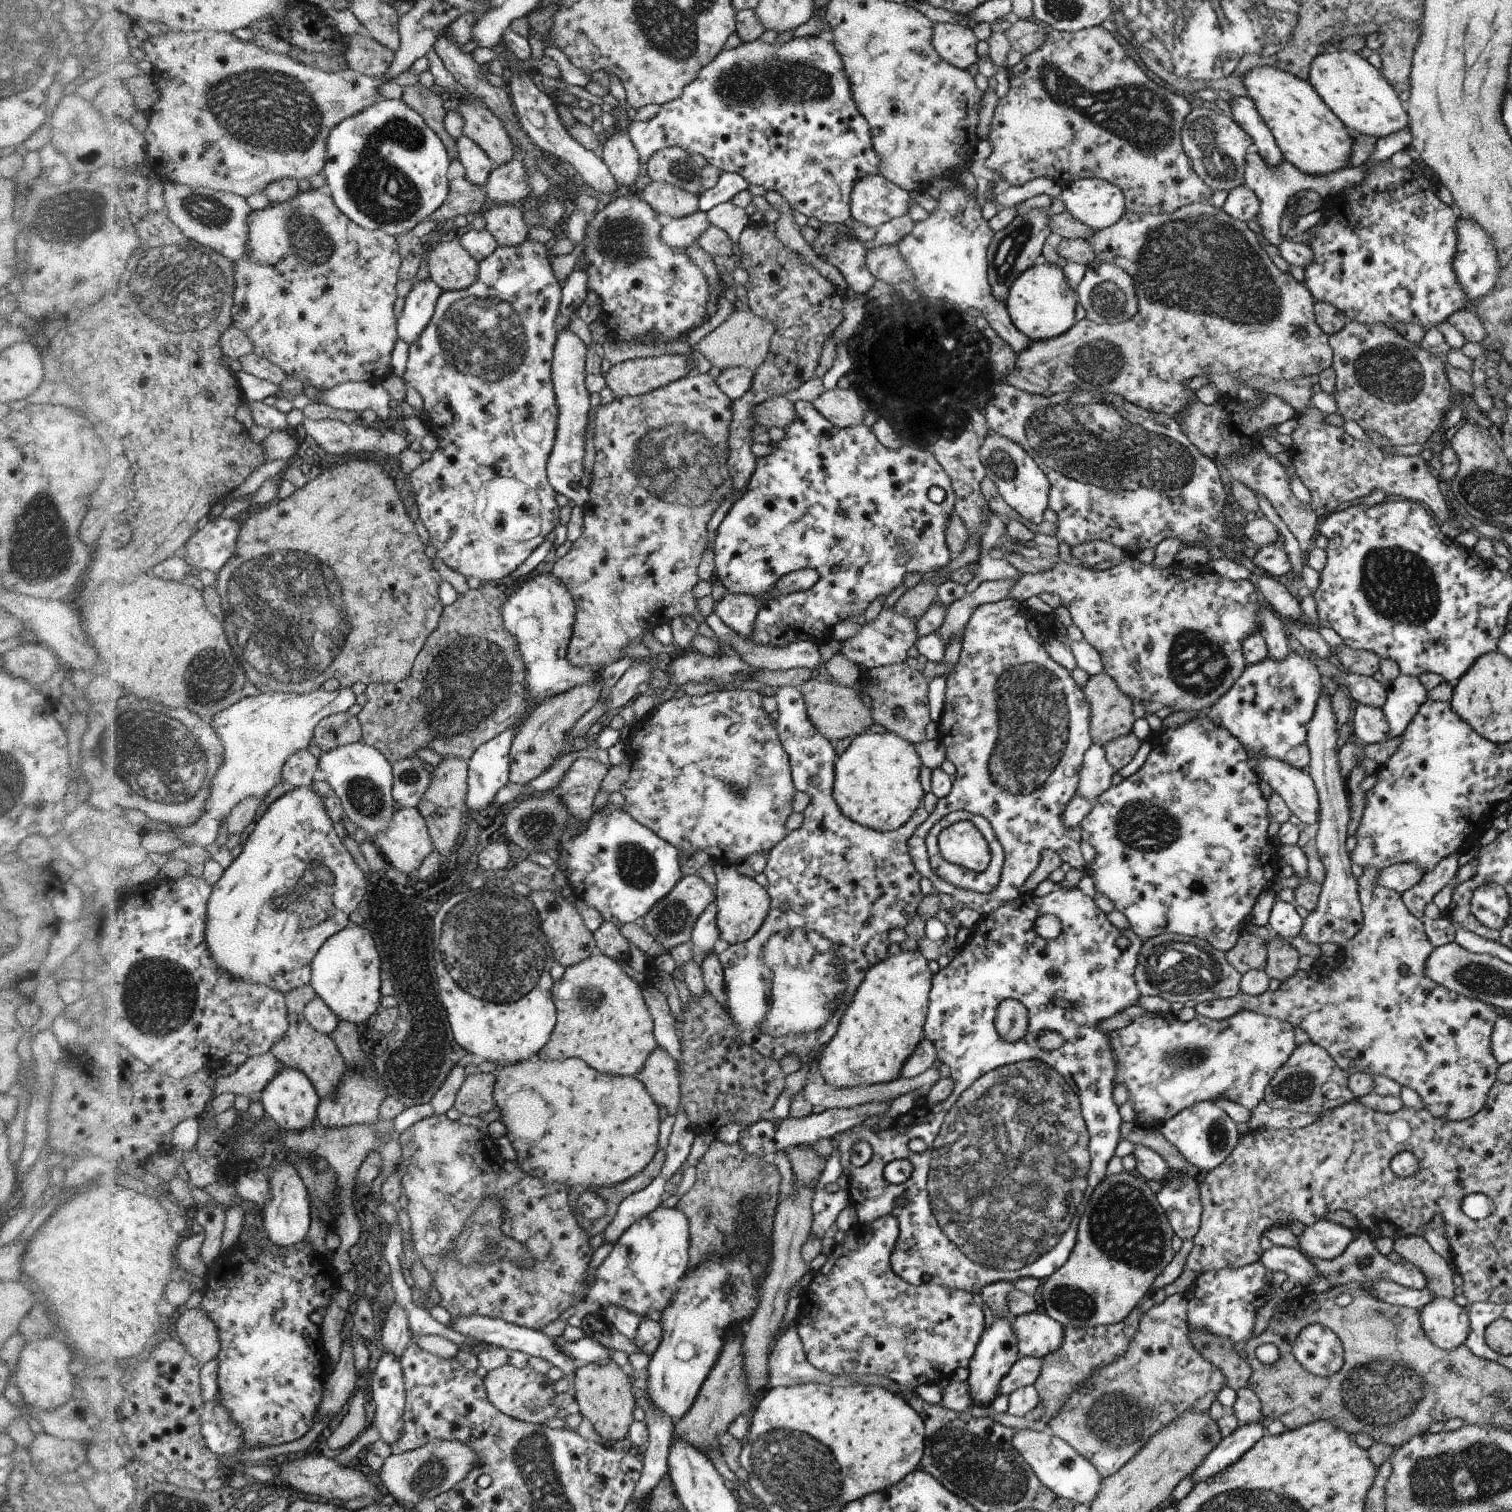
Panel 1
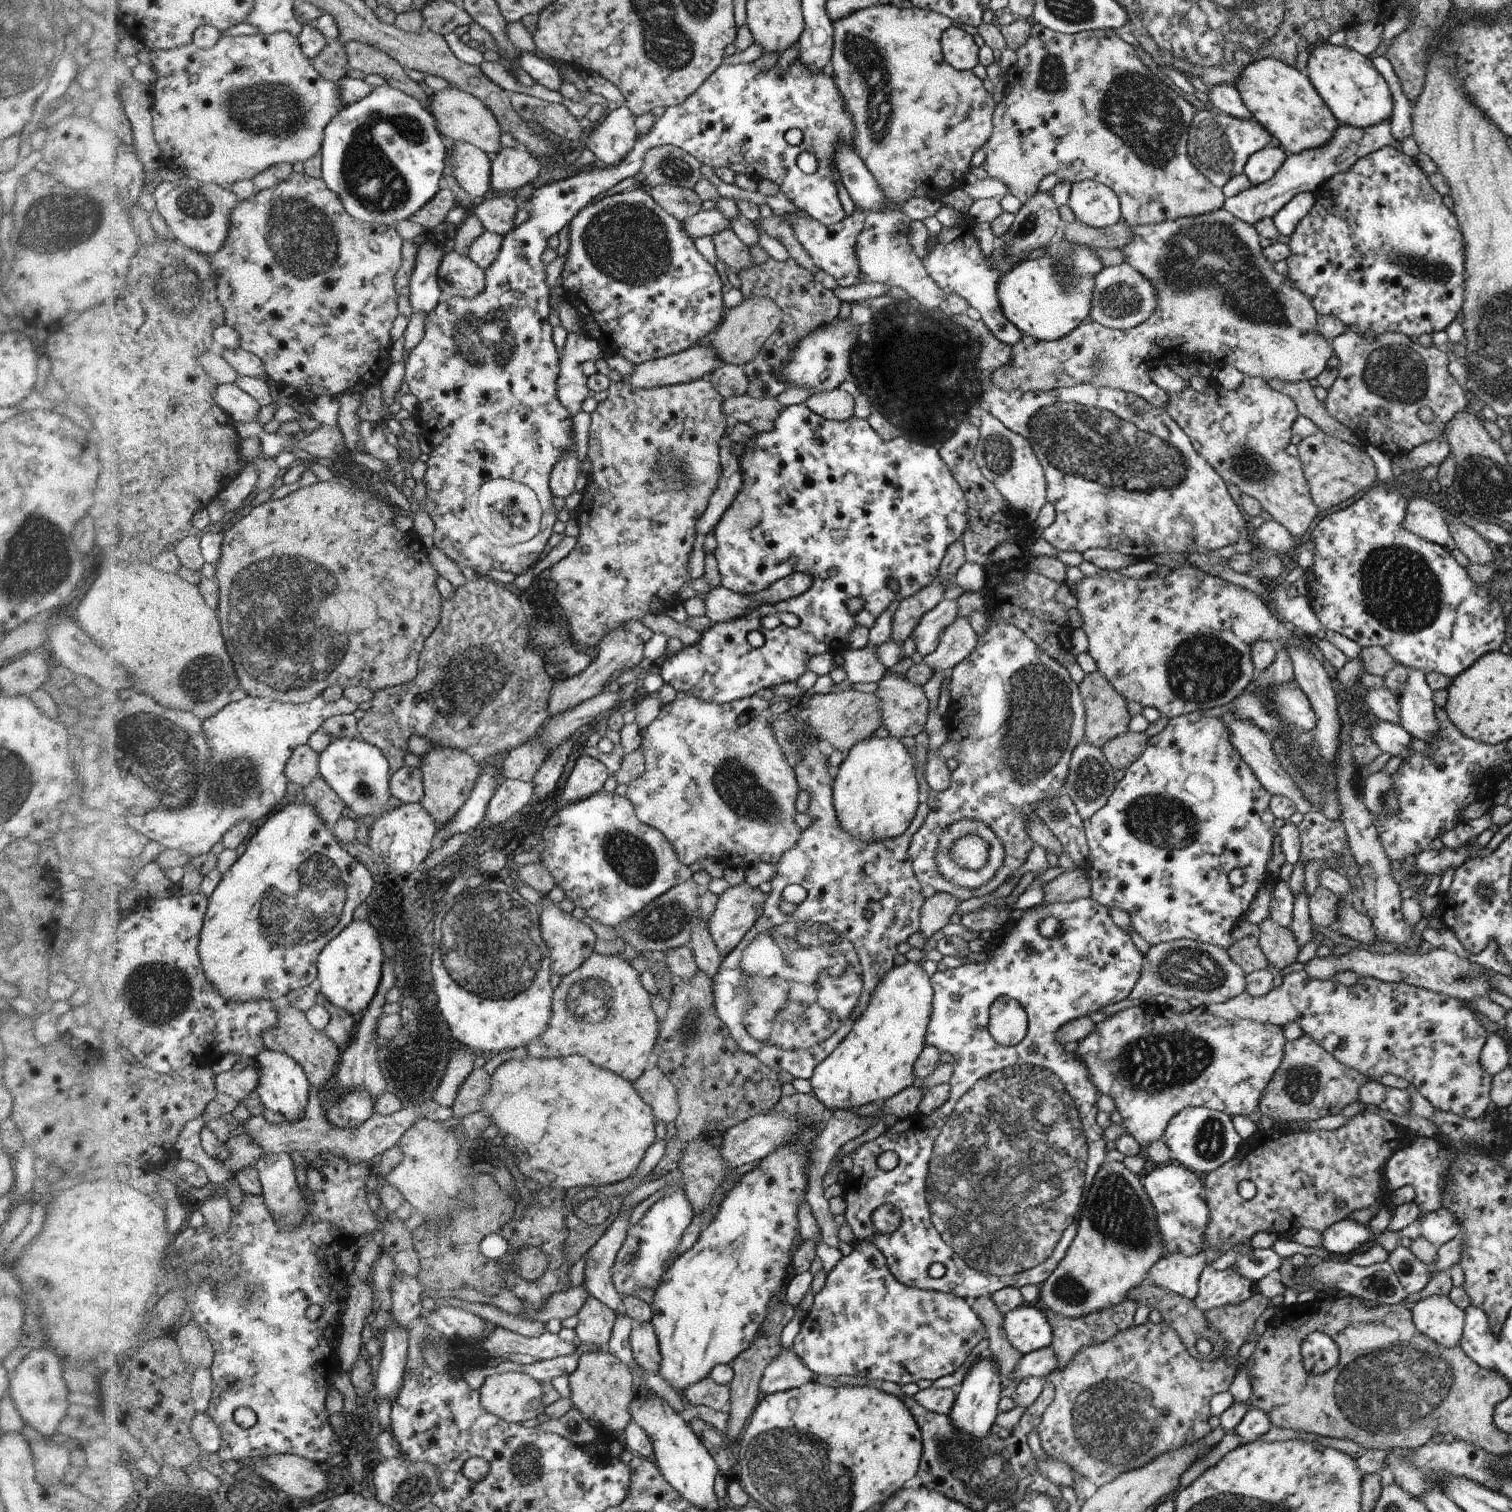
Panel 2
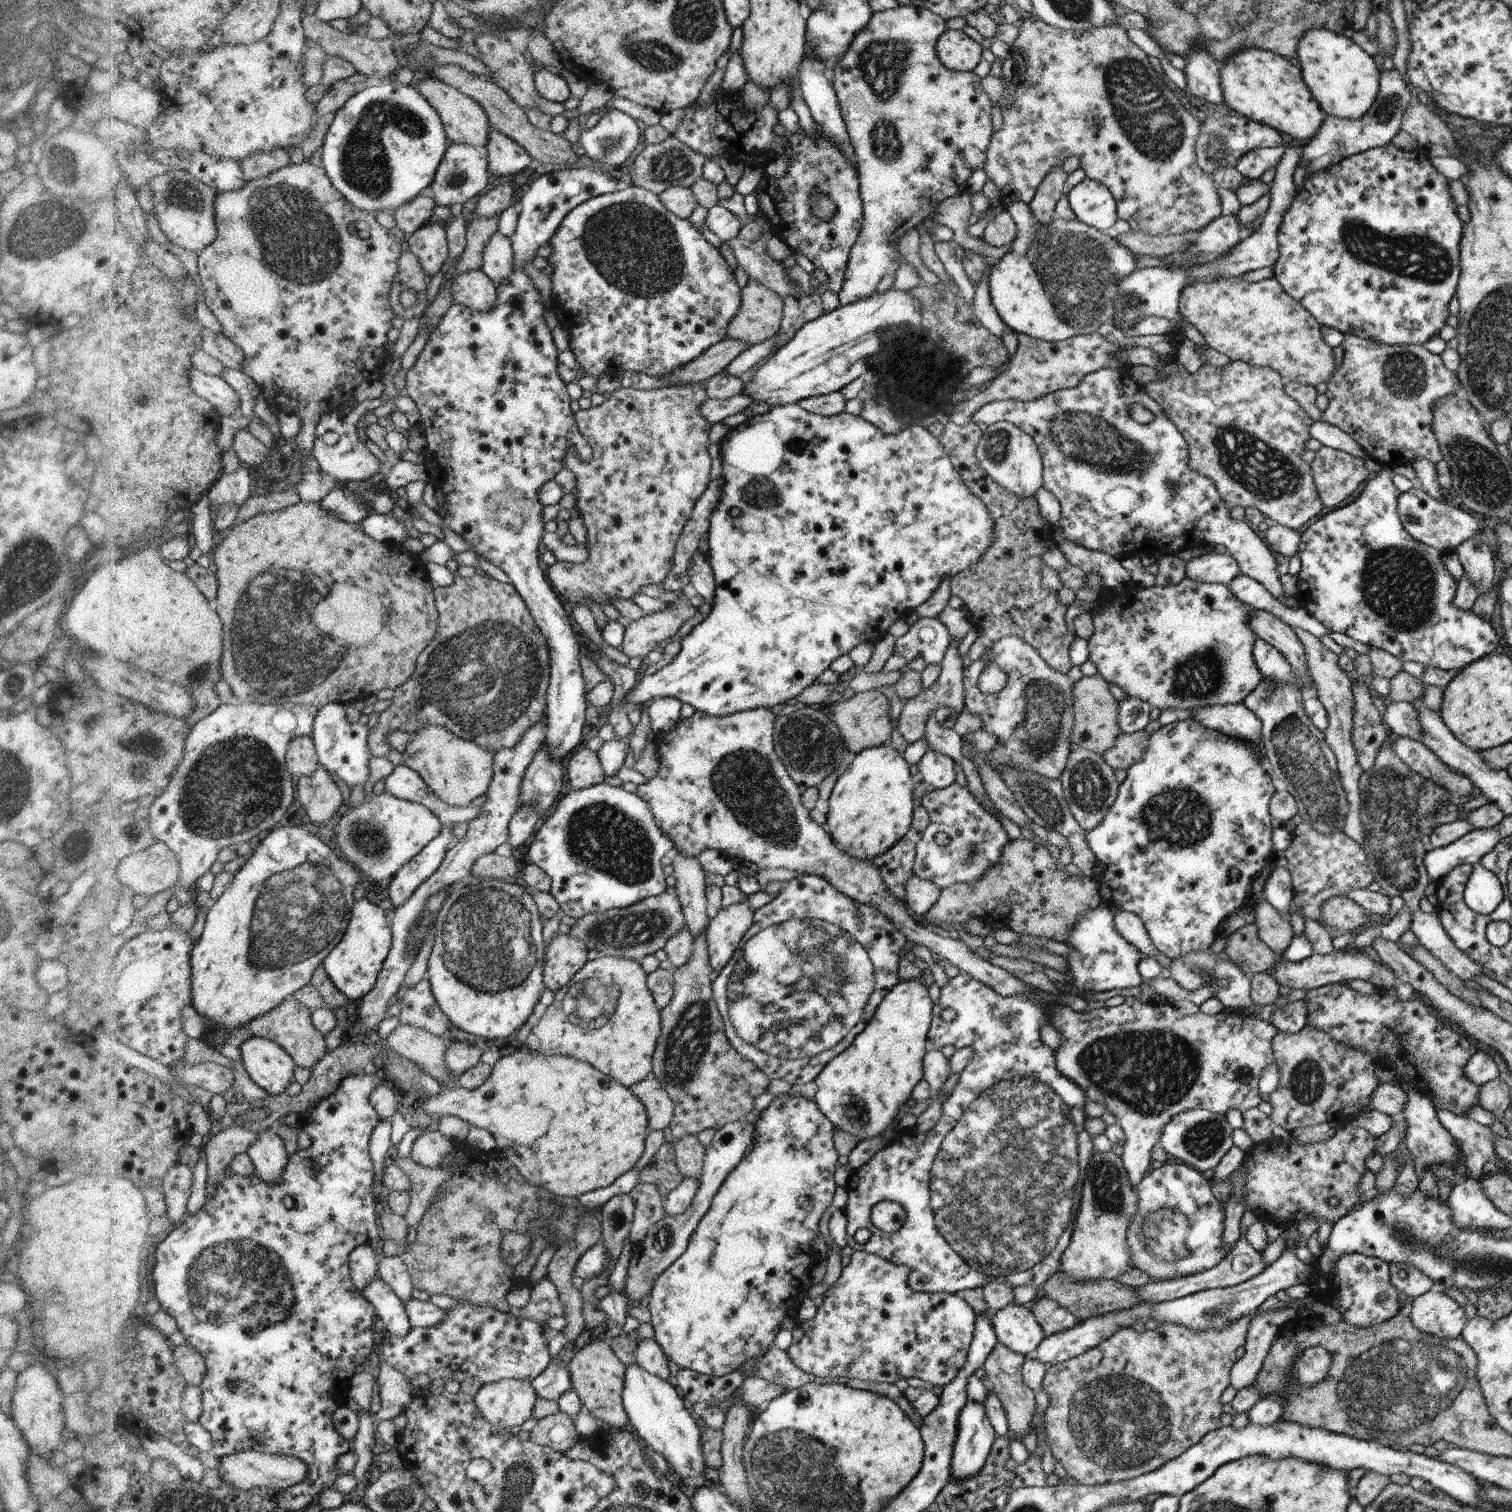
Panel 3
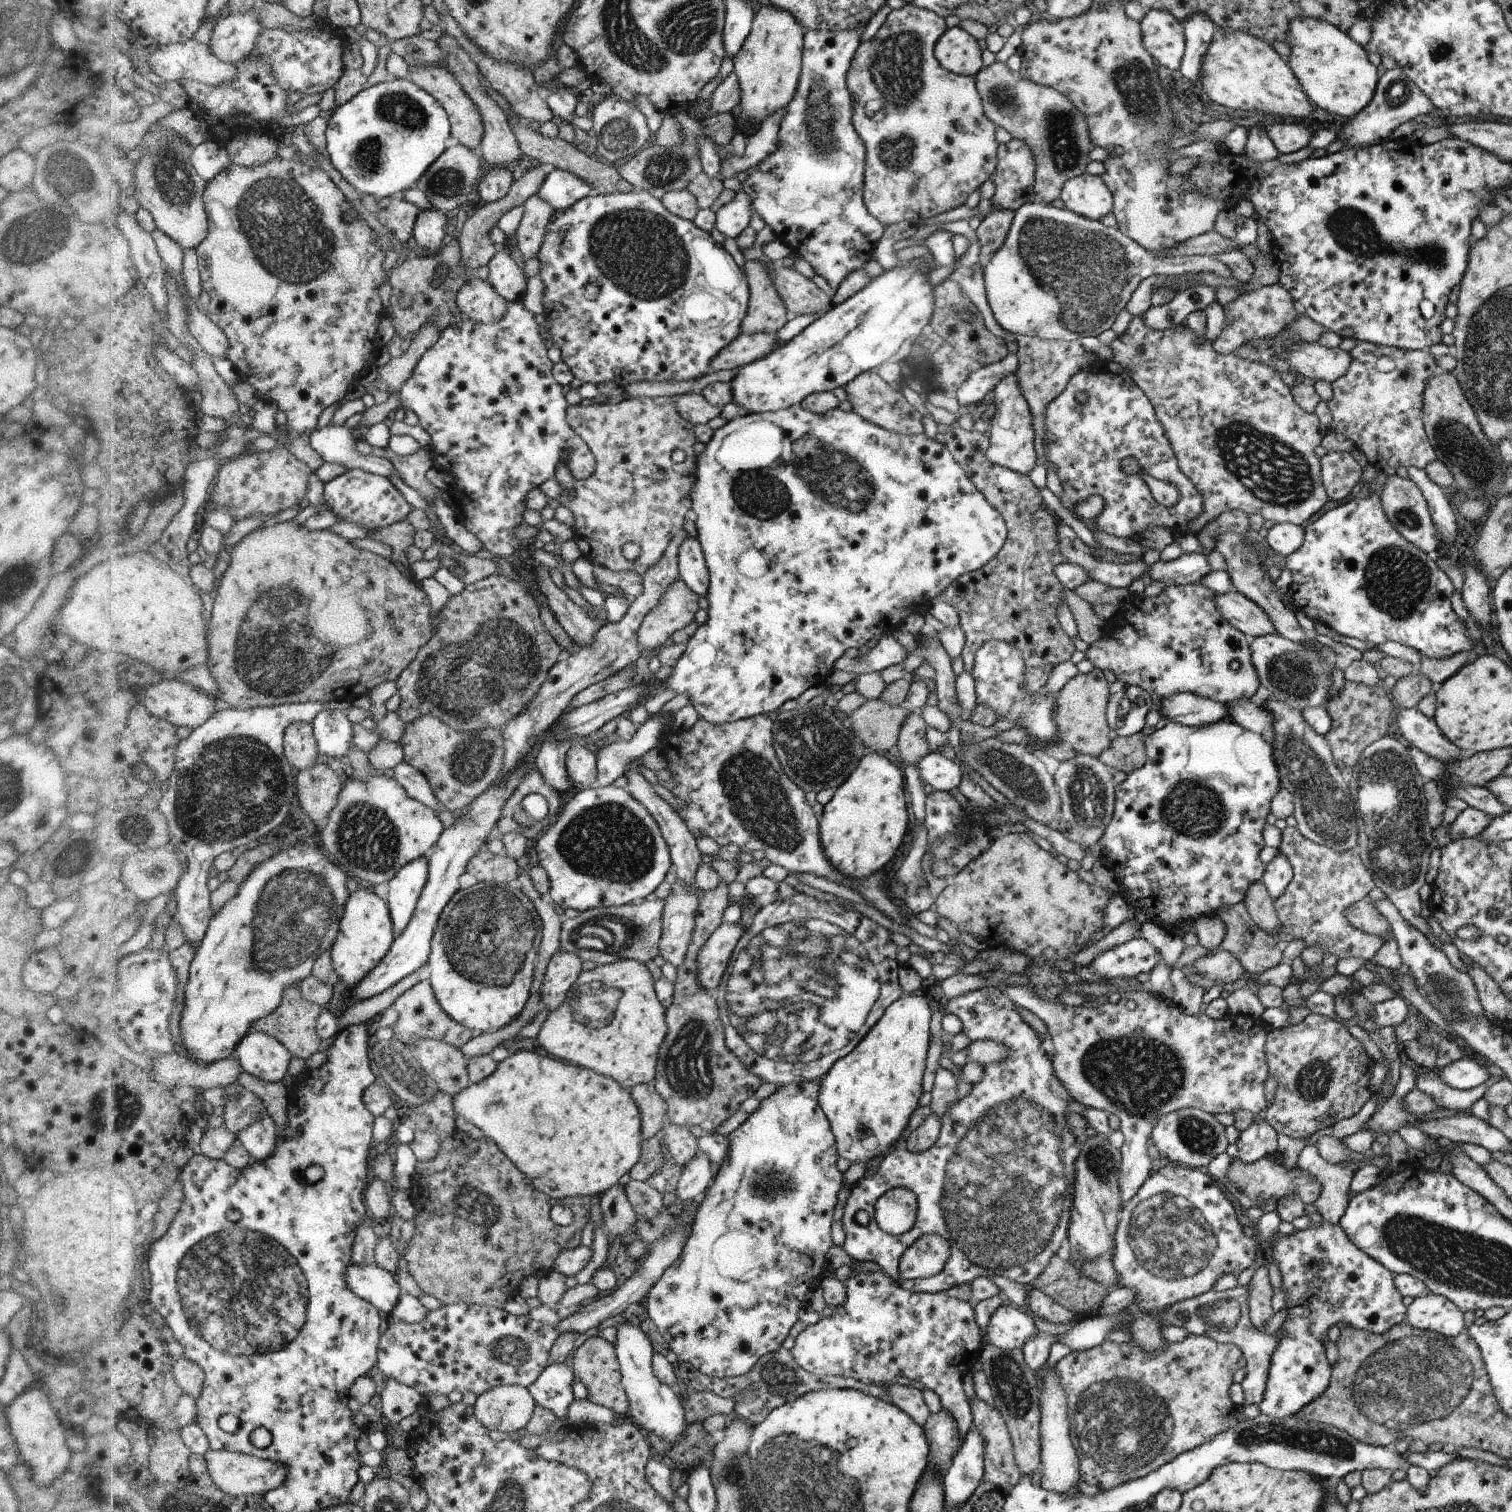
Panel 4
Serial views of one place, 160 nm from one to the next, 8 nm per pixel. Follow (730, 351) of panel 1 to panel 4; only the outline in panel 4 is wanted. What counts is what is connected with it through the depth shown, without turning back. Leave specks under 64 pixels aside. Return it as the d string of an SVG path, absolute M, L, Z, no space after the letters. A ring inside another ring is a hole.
M746 260L744 269L750 298L749 311L745 320L742 320L742 333L778 333L788 323L790 316L774 280L770 280L770 272L766 272L766 266L760 260Z

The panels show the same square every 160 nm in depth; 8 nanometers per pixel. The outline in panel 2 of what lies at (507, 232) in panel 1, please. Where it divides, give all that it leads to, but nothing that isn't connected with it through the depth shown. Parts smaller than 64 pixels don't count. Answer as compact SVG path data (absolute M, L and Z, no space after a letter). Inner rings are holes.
M498 195L483 201L475 202L469 209L478 217L486 231L492 231L504 236L514 228L516 218L516 202L506 195Z

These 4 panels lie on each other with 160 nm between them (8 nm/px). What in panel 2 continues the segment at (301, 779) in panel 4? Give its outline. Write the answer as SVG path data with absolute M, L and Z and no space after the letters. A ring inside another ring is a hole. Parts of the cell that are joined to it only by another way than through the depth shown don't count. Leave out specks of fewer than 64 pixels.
M321 774L305 788L302 798L314 805L323 821L331 827L342 818L348 805Z

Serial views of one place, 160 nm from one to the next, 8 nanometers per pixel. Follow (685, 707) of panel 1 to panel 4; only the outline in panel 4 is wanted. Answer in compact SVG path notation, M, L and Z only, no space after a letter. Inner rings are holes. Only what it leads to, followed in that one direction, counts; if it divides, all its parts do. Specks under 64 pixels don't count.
M766 715L754 716L745 720L736 720L725 724L710 724L699 718L698 722L688 730L673 730L665 736L668 744L666 760L667 769L672 774L674 788L672 793L684 800L684 810L676 810L676 814L684 820L690 832L696 840L702 836L712 838L720 847L730 843L739 846L744 853L750 853L761 858L768 859L771 864L779 865L788 872L796 874L812 874L824 877L830 882L839 882L850 886L852 890L858 890L870 906L878 909L884 916L894 923L908 926L904 912L896 906L894 896L888 895L888 886L881 886L884 872L874 872L868 878L848 878L842 872L838 872L830 860L826 858L825 849L822 848L821 836L818 836L818 820L814 810L808 806L804 792L782 770L772 748L772 720ZM1000 976L1000 982L996 984L996 988L1004 992L1014 1005L1029 1010L1046 1024L1048 1033L1052 1037L1049 1048L1054 1054L1052 1060L1053 1070L1057 1078L1062 1082L1062 1085L1068 1090L1068 1094L1072 1094L1072 1099L1086 1107L1102 1110L1108 1116L1113 1114L1120 1119L1119 1130L1124 1134L1124 1144L1122 1145L1122 1176L1118 1180L1118 1183L1122 1192L1123 1206L1128 1200L1137 1196L1137 1193L1141 1191L1142 1184L1145 1184L1145 1181L1150 1177L1152 1160L1148 1156L1148 1140L1150 1140L1152 1128L1157 1126L1157 1122L1162 1116L1187 1107L1202 1109L1214 1116L1220 1113L1234 1114L1237 1111L1249 1111L1252 1114L1259 1114L1262 1110L1264 1111L1268 1108L1266 1094L1264 1094L1264 1084L1266 1084L1266 1078L1268 1078L1269 1074L1269 1064L1266 1061L1265 1052L1265 1048L1268 1046L1269 1028L1260 1018L1236 1014L1234 1016L1228 1015L1222 1019L1212 1019L1210 1016L1206 1016L1205 1012L1198 1012L1196 1015L1186 1012L1180 1014L1180 1006L1174 1006L1170 1002L1164 1002L1164 999L1156 1000L1150 992L1124 992L1121 994L1121 1000L1116 1002L1116 1004L1106 1002L1106 1004L1102 1004L1099 1008L1094 1008L1094 1006L1065 1006L1058 1002L1054 1002L1053 1004L1052 1000L1044 1000L1030 986L1004 985L1001 981L1002 977Z

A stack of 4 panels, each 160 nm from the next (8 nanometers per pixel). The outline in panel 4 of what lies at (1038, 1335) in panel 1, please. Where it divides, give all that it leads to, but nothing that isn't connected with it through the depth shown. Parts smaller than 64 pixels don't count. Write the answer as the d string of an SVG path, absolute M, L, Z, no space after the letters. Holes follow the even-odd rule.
M1010 1304L1001 1305L988 1322L988 1343L1007 1350L1019 1348L1039 1334L1034 1320L1024 1308L1014 1308Z

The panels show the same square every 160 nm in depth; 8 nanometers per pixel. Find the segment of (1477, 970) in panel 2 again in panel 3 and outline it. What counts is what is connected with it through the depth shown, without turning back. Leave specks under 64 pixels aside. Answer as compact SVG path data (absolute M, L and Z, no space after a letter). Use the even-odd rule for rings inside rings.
M1336 952L1319 955L1312 954L1297 963L1290 963L1282 956L1278 957L1275 962L1273 974L1271 974L1279 985L1288 986L1288 988L1304 988L1312 990L1324 985L1331 984L1347 984L1352 979L1362 979L1364 982L1370 981L1370 984L1376 990L1392 991L1398 984L1396 975L1384 963L1376 964L1365 952L1356 952L1352 956L1352 952Z

